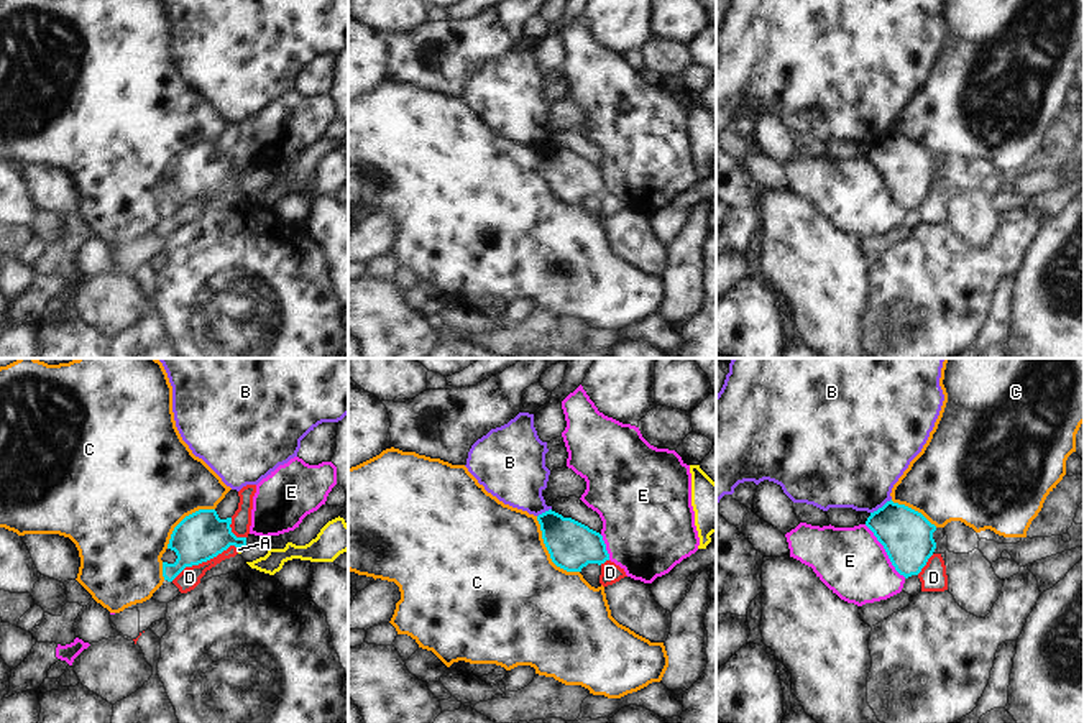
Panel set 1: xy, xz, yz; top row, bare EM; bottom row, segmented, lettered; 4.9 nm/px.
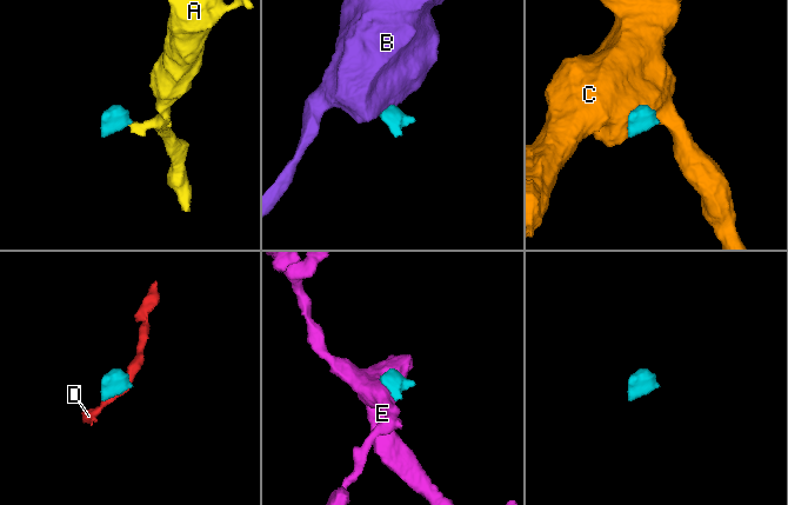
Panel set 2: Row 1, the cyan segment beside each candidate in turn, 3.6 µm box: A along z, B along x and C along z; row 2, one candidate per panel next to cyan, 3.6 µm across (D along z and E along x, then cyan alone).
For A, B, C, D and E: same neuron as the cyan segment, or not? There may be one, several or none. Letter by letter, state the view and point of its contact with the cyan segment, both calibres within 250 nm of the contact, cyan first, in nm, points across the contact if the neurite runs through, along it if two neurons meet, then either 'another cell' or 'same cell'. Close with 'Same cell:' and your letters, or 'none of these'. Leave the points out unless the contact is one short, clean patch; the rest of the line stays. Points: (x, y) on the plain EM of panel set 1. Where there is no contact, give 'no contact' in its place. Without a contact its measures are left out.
A: meets cyan in xy at (240, 178); 240 nm thick on the cyan side, 30 nm on the other; runs through xy (201, 168), (229, 170), (240, 178), (238, 181); same cell
B: meets cyan in yz at (882, 138); 260 nm thick on the cyan side, 440 nm on the other; border along yz (891, 130), (871, 145); another cell
C: meets cyan in xz at (549, 184); 240 nm thick on the cyan side, 500 nm on the other; another cell
D: meets cyan in xy at (202, 193); 240 nm thick on the cyan side, 100 nm on the other; border along xy (235, 178), (206, 193), (186, 198), (171, 212); another cell
E: meets cyan in yz at (886, 183); 260 nm thick on the cyan side, 340 nm on the other; another cell
Same cell: A

